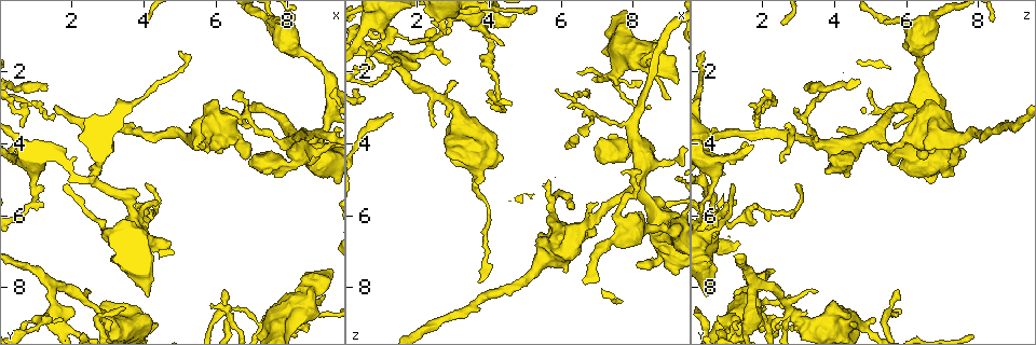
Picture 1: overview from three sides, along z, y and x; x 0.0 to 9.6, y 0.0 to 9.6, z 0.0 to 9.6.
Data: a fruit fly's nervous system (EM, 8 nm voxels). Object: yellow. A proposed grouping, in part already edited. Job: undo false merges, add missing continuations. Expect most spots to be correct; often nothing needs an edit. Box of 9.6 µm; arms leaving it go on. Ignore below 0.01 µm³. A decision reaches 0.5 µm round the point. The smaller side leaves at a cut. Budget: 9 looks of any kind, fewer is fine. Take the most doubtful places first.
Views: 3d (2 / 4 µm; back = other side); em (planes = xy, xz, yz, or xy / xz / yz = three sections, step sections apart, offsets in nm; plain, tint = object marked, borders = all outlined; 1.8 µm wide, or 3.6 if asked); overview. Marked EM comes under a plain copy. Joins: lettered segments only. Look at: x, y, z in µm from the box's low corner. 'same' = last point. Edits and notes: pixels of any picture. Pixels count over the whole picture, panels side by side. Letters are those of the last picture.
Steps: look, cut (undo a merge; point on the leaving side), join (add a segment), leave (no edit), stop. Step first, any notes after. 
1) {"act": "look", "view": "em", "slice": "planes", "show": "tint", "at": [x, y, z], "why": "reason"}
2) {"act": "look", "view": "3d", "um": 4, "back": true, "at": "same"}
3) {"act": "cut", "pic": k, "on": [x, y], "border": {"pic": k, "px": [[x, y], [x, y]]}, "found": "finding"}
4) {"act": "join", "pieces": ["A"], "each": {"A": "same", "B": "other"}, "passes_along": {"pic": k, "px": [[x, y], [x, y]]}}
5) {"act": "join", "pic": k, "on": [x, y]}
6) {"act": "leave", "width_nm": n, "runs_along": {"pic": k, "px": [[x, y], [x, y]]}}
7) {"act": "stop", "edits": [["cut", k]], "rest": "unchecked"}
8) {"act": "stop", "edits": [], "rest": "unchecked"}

{"act": "look", "view": "3d", "um": 4, "at": [8.10, 4.15, 3.95]}

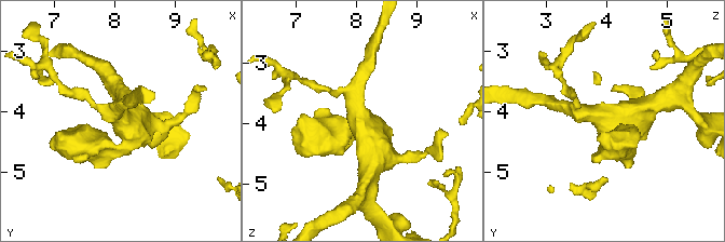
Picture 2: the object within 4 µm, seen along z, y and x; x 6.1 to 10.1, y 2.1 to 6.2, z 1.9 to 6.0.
{"act": "look", "view": "em", "slice": "xy", "step": 4, "show": "tint", "at": [8.15, 4.15, 4.00]}

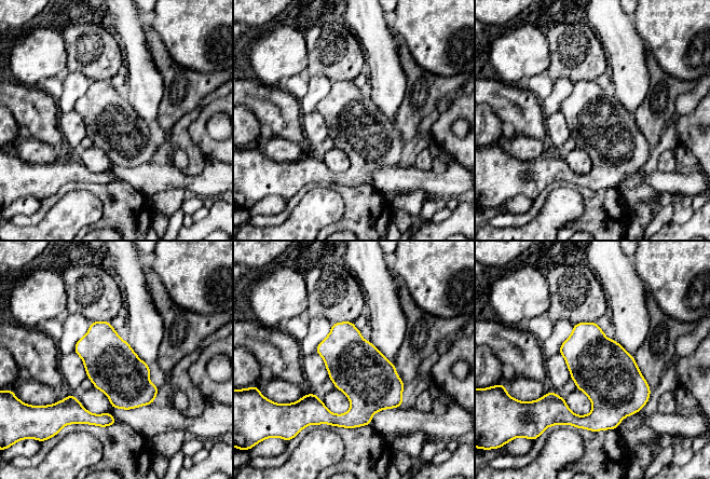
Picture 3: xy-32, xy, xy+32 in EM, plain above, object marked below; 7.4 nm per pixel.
{"act": "look", "view": "em", "slice": "xy", "step": 4, "show": "borders", "at": "same"}

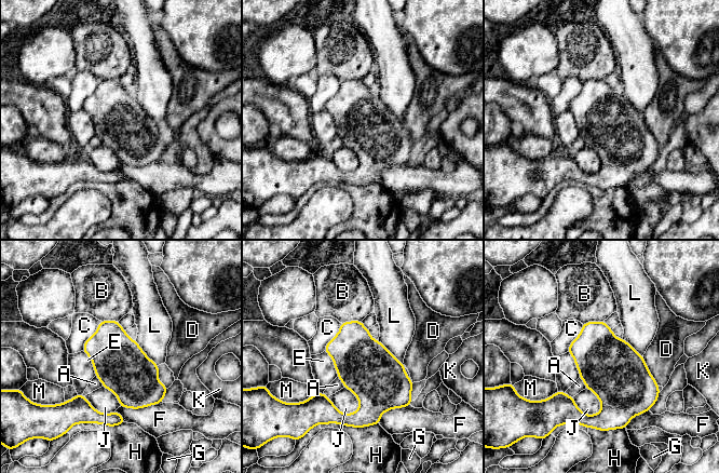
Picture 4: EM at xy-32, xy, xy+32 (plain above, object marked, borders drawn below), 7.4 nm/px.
{"act": "leave", "width_nm": 380, "each": {"A": "other", "B": "other", "C": "other", "D": "other", "E": "other", "F": "other", "G": "other", "H": "other", "J": "other", "K": "other", "L": "other", "M": "other"}, "border": {"pic": 4, "px": [[135, 340], [141, 350], [158, 365]]}, "found": "all the same cell"}

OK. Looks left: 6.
{"act": "look", "view": "em", "slice": "xz", "step": 16, "show": "borders", "at": [7.55, 8.90, 2.25], "why": "thick turns thin"}

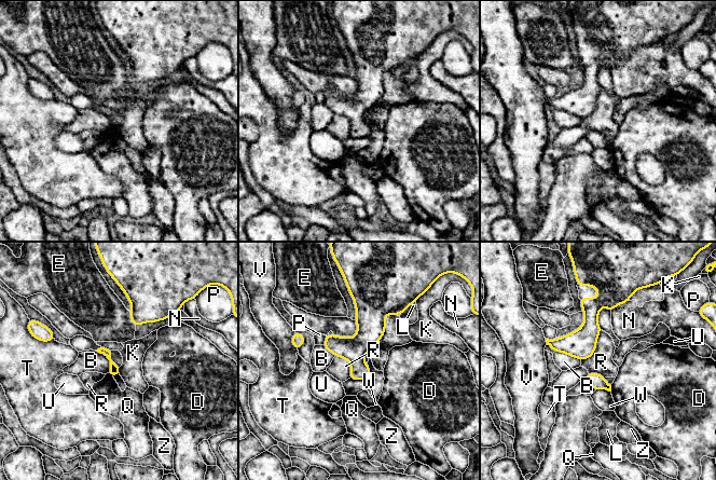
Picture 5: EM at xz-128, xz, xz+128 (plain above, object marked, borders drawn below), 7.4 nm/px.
{"act": "leave", "each": {"B": "other", "D": "other", "E": "other", "K": "other", "L": "other", "N": "other", "P": "other", "Q": "other", "R": "other", "T": "other", "U": "other", "V": "other", "W": "other", "Z": "other"}, "border": {"pic": 5, "px": [[602, 330], [595, 351], [581, 360]]}, "found": "all the same cell"}

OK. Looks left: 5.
{"act": "look", "view": "3d", "um": 2, "at": [1.20, 2.45, 3.10], "why": "free end"}

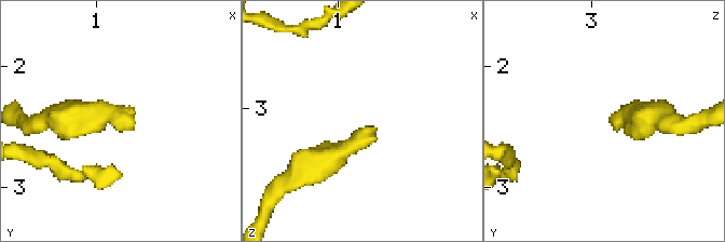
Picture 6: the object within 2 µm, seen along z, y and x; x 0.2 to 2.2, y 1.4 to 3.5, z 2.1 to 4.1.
{"act": "look", "view": "em", "slice": "planes", "show": "borders", "at": [1.28, 2.44, 3.14], "why": "need the tissue"}

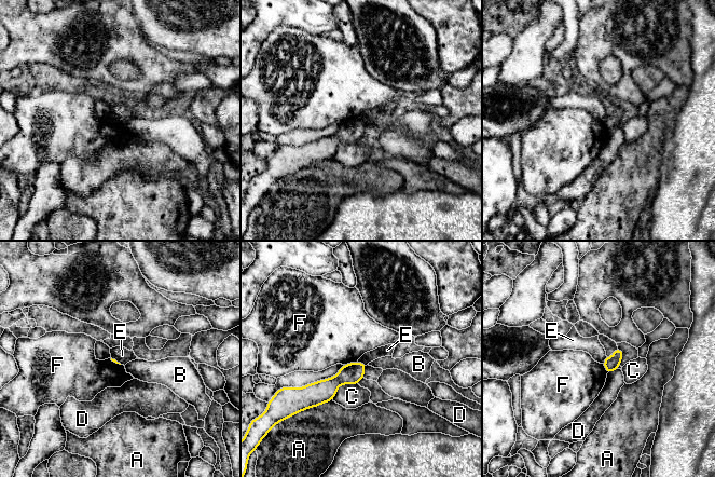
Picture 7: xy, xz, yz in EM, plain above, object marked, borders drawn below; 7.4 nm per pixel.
{"act": "leave", "longest_contact_nm": ["A", 240], "each": {"A": "other", "B": "other", "C": "other", "D": "other", "E": "other", "F": "other"}, "border": {"pic": 7, "px": [[358, 360], [366, 365]]}, "found": "none of them fits"}

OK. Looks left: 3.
{"act": "look", "view": "em", "slice": "xz", "step": 8, "show": "borders", "at": [6.25, 8.05, 5.65]}

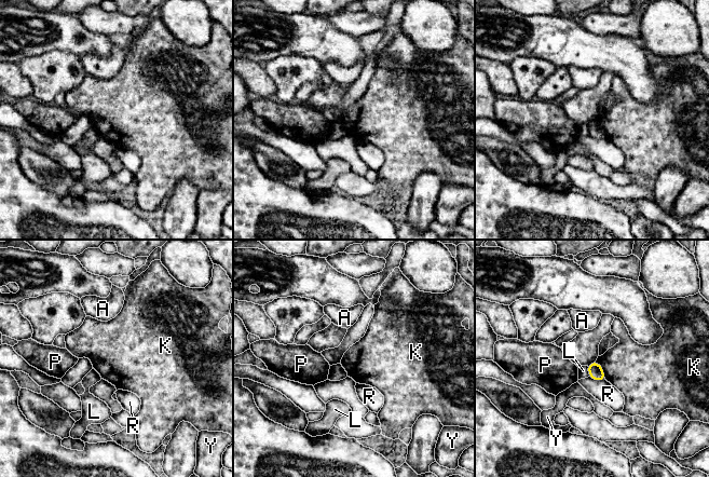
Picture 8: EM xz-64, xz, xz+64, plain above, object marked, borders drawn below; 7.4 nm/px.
{"act": "look", "view": "em", "slice": "planes", "show": "borders", "at": "same"}

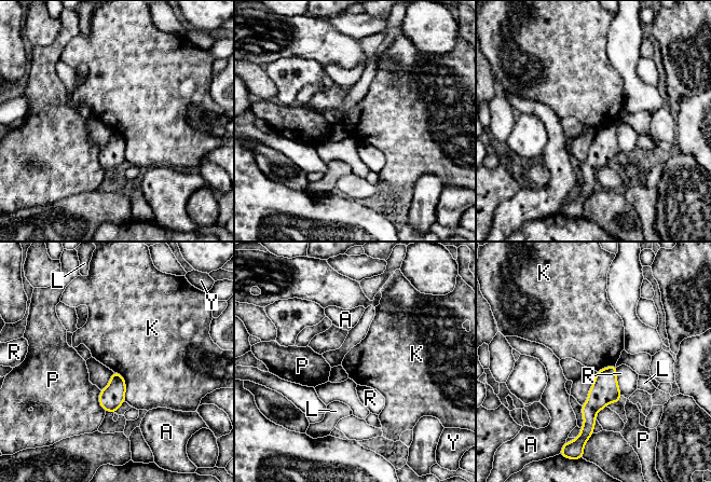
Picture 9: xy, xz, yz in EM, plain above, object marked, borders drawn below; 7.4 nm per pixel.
{"act": "leave", "width_nm": 120, "each": {"A": "other", "K": "other", "L": "other", "P": "other", "R": "other", "Y": "other"}, "border": {"pic": 9, "px": [[113, 371], [124, 381], [125, 401]]}, "found": "no lettered segment goes on from it"}

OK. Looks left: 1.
{"act": "stop", "edits": [], "rest": "unchecked"}

